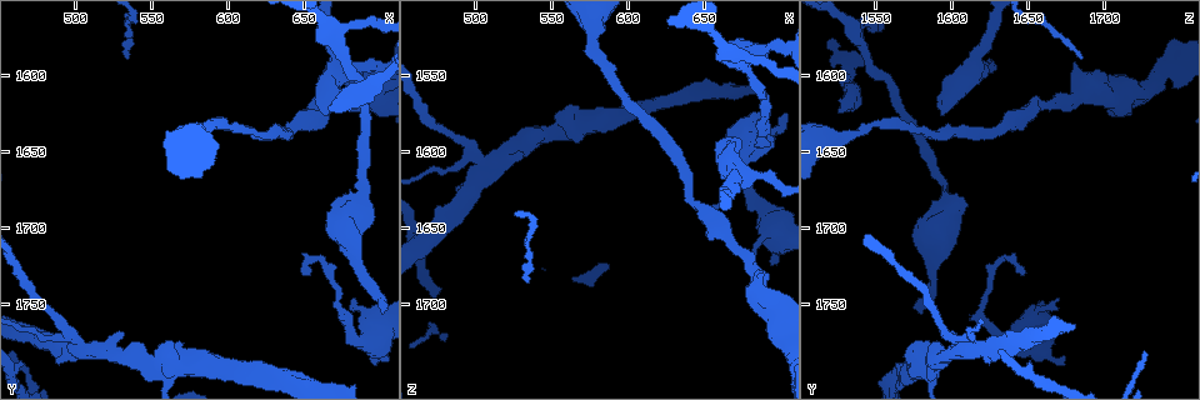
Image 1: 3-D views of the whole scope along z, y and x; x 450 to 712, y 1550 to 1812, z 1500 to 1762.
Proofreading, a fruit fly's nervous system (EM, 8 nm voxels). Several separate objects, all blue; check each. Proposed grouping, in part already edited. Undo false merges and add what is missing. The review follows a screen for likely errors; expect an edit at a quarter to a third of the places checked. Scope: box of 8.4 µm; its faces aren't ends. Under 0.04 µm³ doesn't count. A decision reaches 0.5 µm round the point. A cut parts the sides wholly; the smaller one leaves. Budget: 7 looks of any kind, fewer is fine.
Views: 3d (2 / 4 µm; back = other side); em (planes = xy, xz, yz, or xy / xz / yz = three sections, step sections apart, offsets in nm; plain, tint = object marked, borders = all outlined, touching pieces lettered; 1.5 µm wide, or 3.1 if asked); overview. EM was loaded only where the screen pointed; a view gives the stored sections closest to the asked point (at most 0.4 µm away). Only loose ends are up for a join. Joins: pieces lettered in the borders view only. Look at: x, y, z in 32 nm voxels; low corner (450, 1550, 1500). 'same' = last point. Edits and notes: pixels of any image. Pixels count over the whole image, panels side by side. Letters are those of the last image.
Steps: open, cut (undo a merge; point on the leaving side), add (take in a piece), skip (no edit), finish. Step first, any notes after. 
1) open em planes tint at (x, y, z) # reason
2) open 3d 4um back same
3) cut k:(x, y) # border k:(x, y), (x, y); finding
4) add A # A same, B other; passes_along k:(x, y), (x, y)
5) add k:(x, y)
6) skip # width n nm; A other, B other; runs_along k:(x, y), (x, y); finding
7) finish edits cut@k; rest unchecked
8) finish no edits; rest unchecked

open 3d 2um back at (686, 1592, 1682)

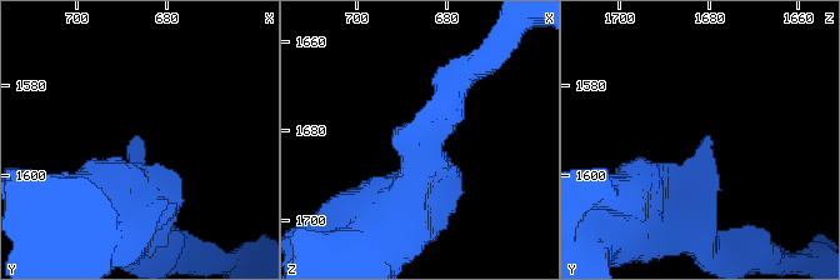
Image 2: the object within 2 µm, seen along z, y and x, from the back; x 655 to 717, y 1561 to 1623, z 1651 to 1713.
open em yz step 8 borders at (686, 1592, 1681)

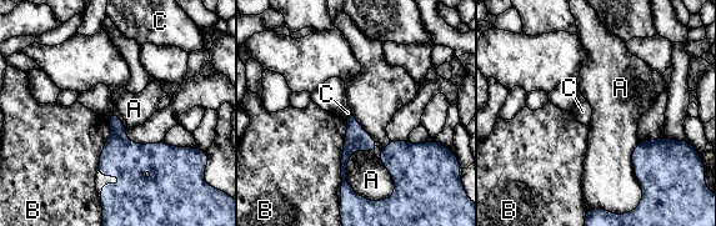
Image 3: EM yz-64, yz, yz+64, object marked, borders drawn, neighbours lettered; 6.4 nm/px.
skip # A other, B other, C other; border 3:(639, 141), (631, 164), (641, 187); no lettered piece goes on from it

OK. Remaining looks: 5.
open 3d 4um at (664, 1624, 1594) # an open end

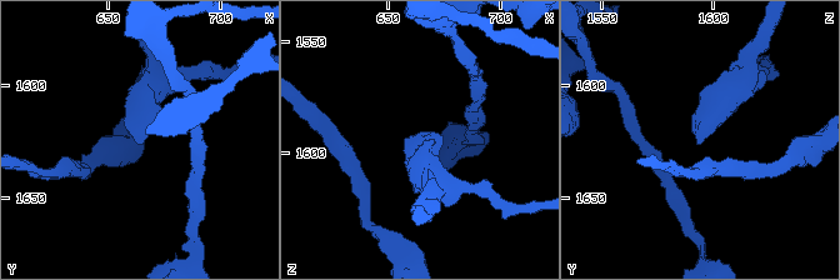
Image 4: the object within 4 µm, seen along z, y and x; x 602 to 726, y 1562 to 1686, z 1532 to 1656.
open em xy step 8 borders at (664, 1625, 1594)

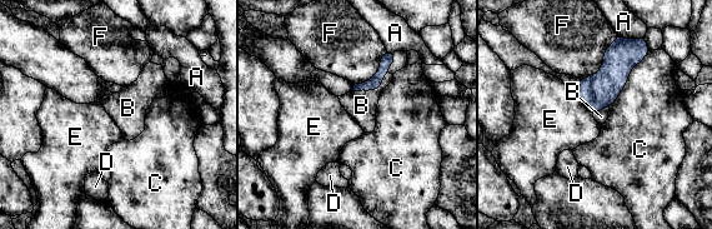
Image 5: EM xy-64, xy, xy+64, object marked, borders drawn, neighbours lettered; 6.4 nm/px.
open em planes borders same

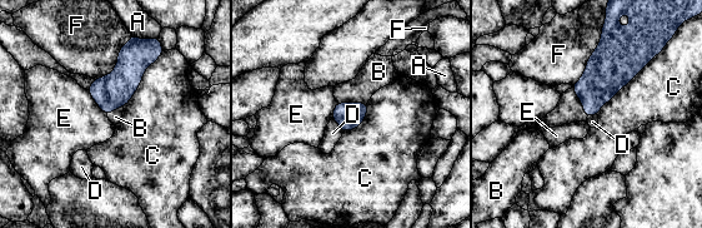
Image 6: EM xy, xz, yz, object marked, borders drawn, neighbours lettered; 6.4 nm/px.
add 6:(377, 73) # A other, B same, C other, D other, E other, F other; passes_along 6:(349, 115), (352, 103), (377, 73); the neuron continues

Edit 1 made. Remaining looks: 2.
finish edits add@6; rest unchecked

